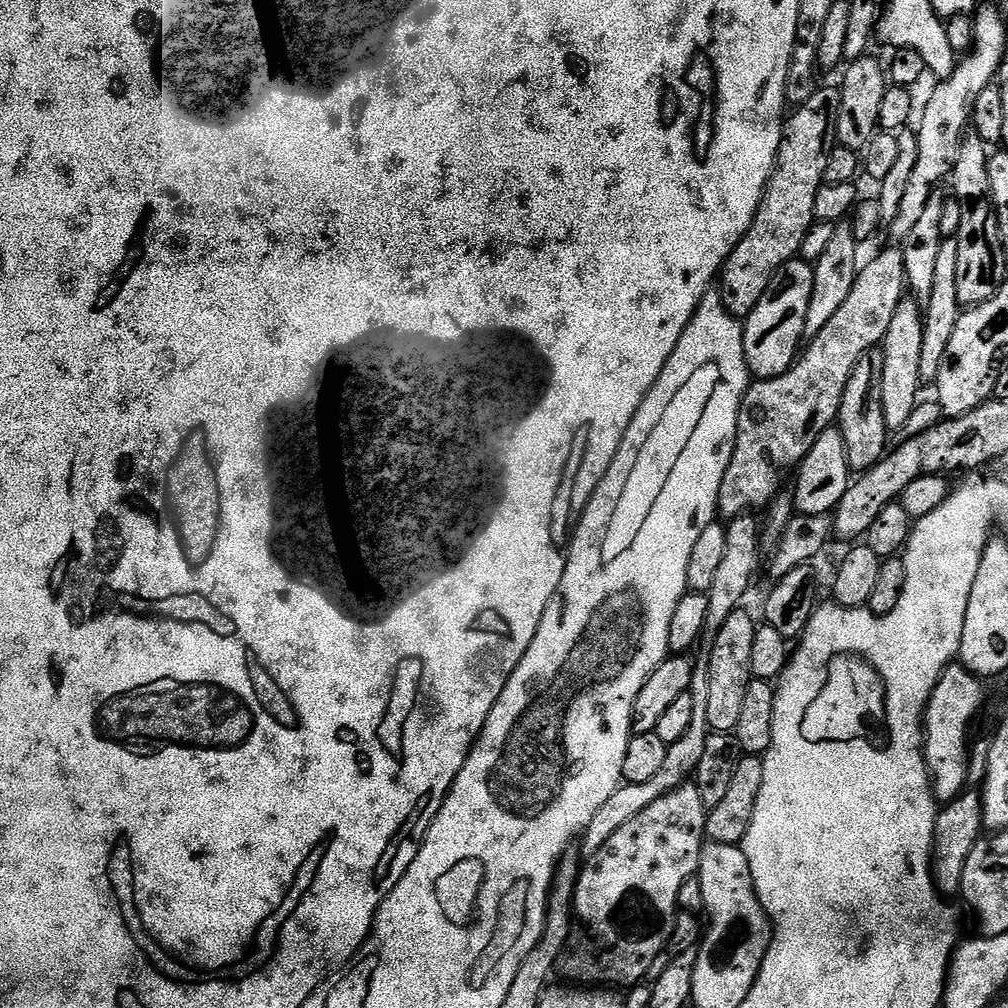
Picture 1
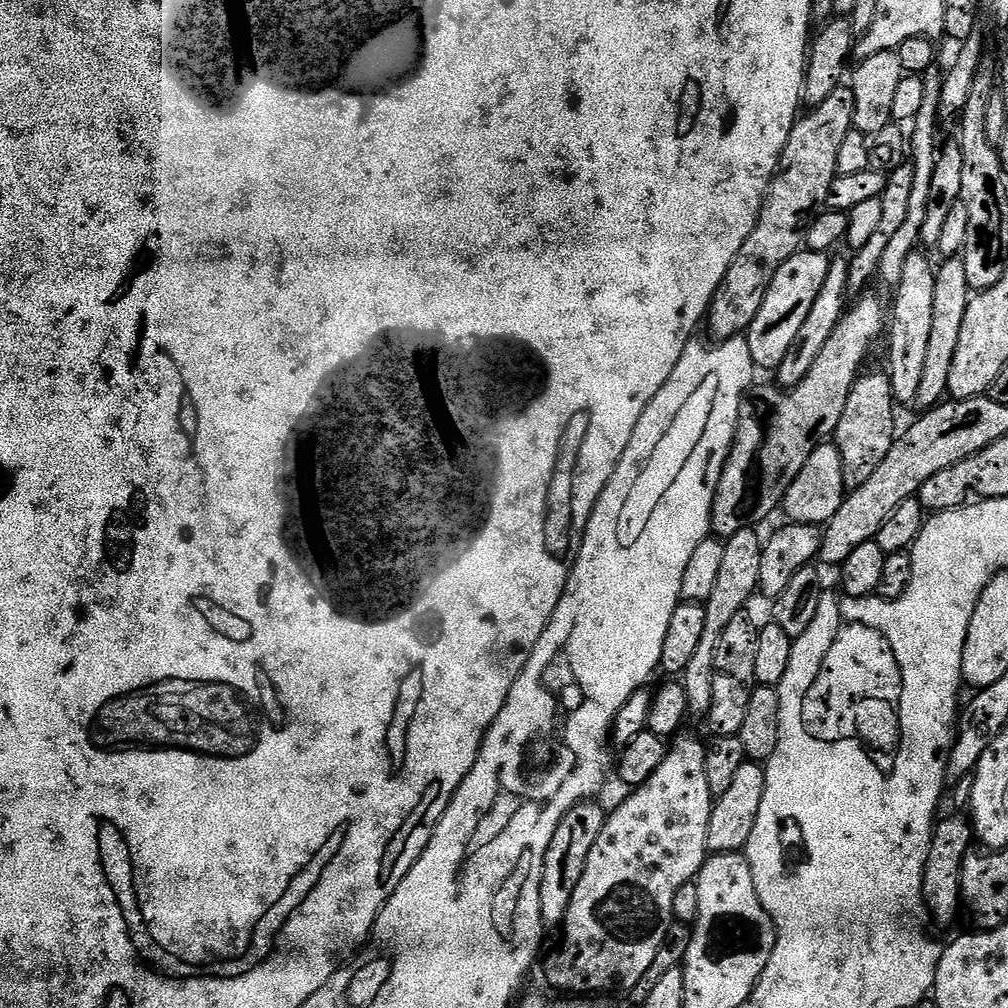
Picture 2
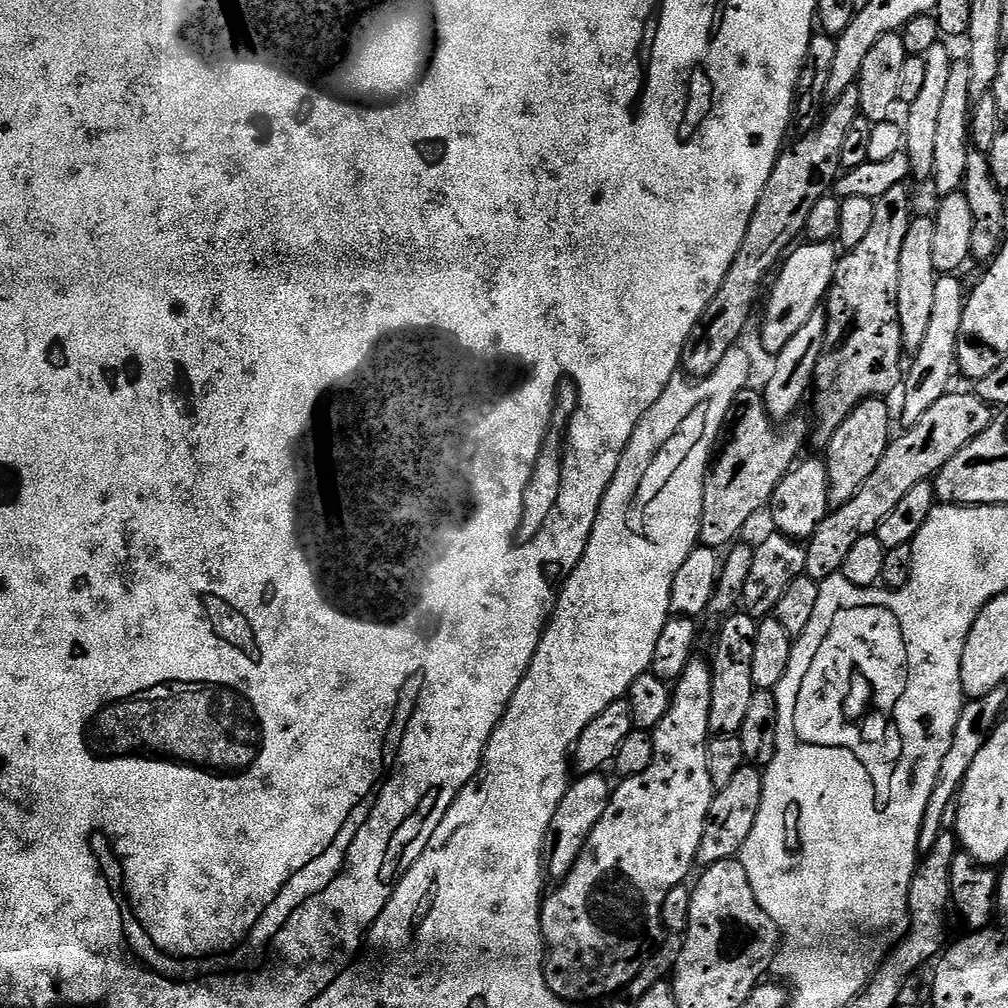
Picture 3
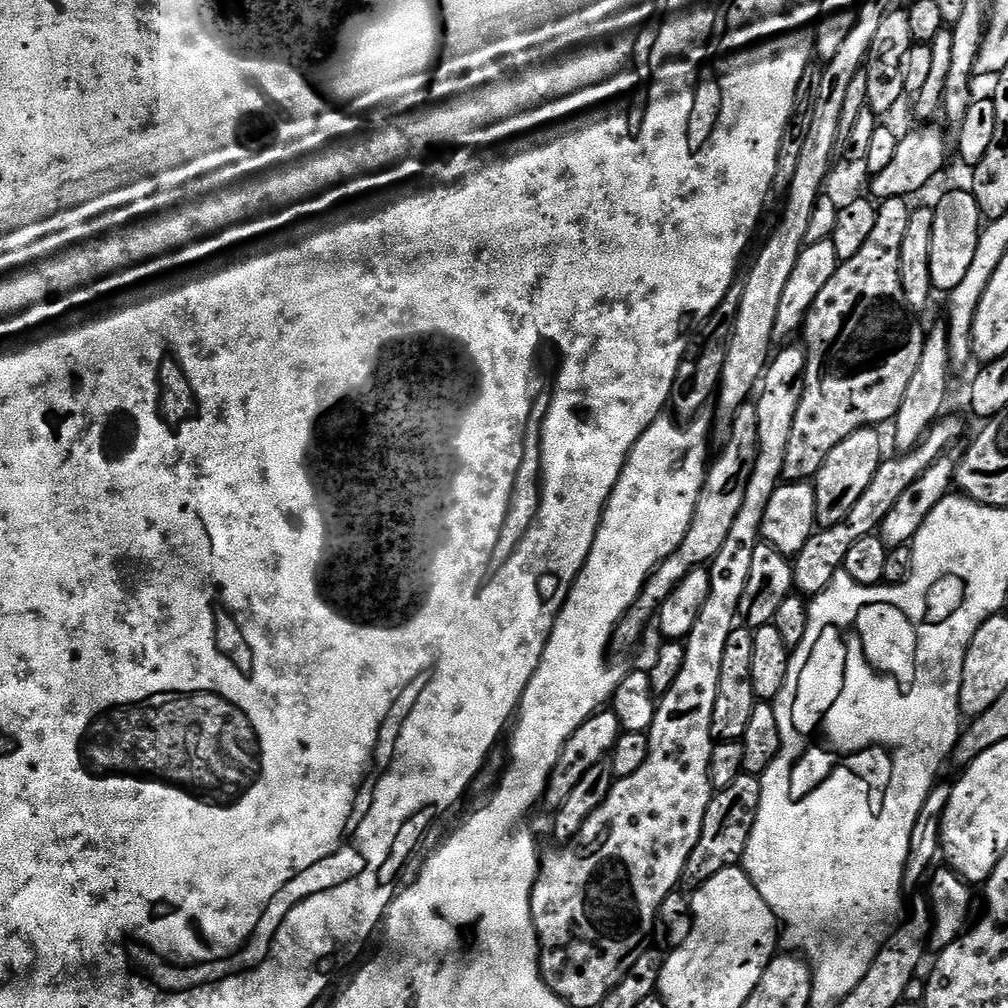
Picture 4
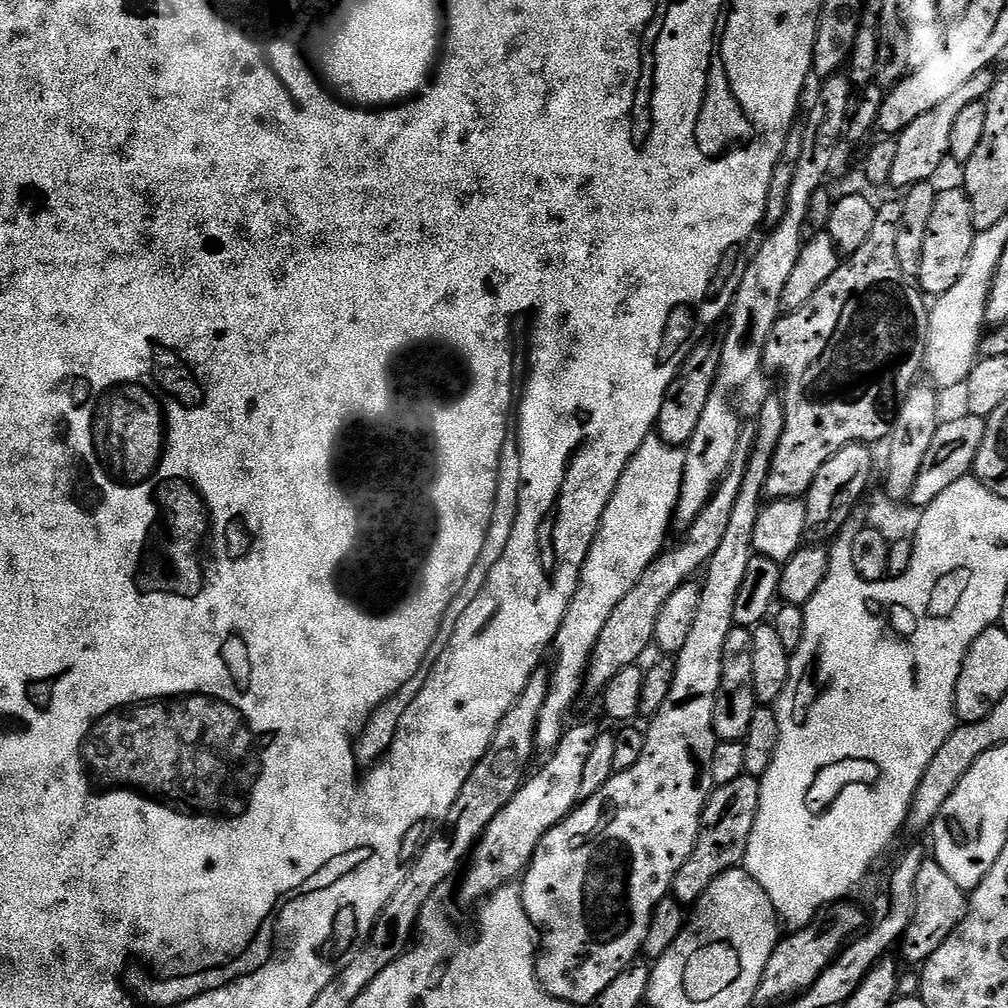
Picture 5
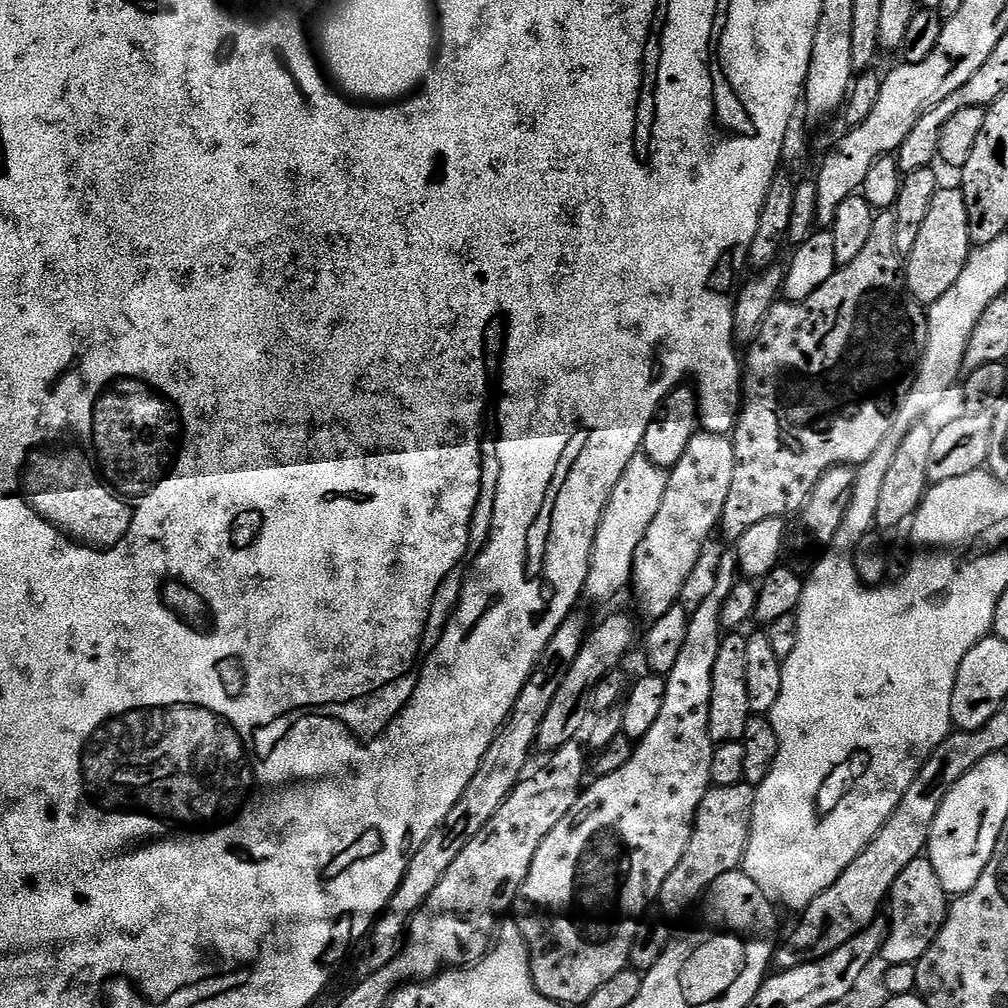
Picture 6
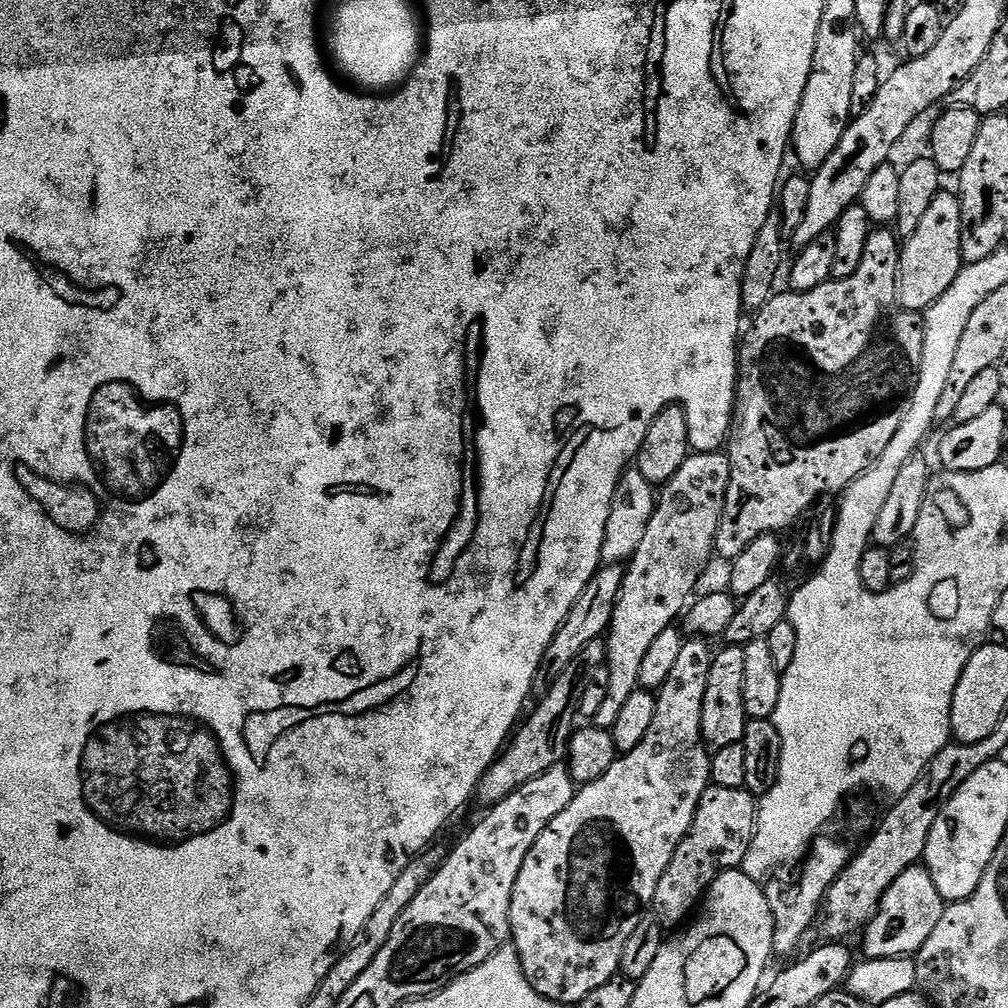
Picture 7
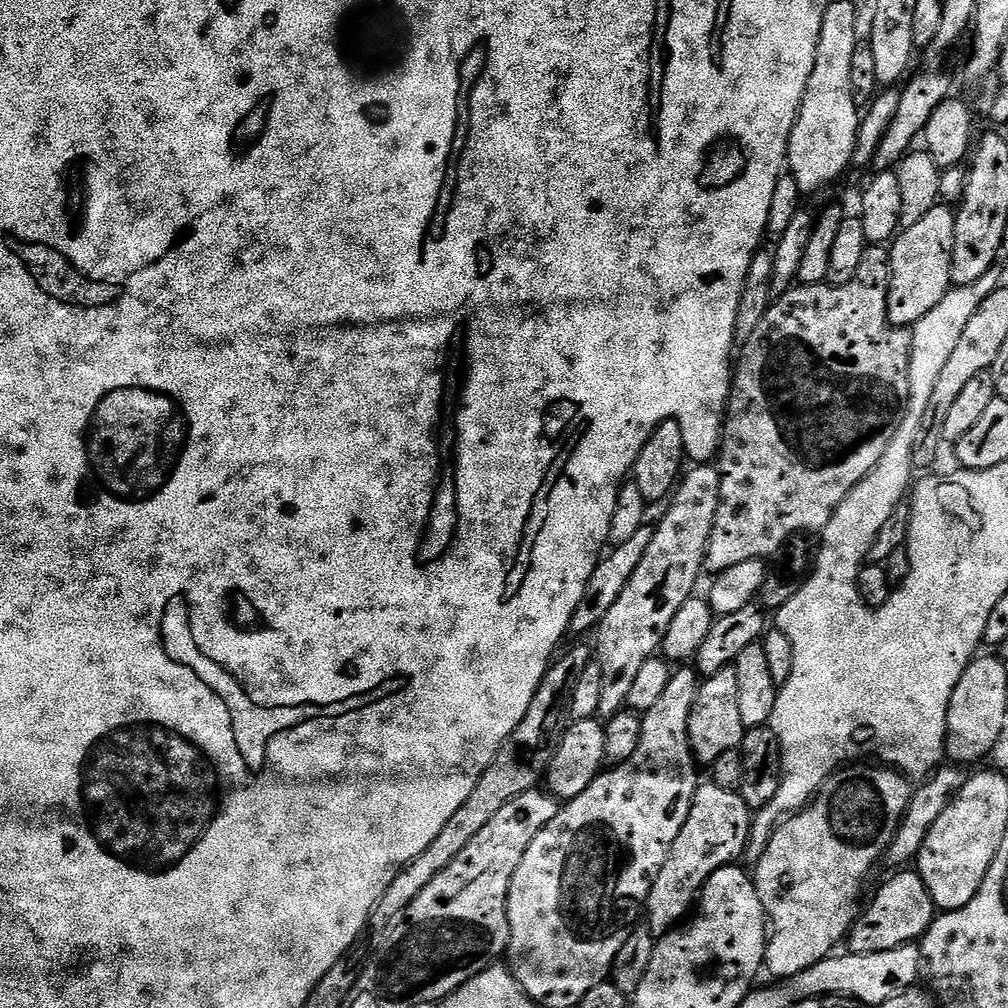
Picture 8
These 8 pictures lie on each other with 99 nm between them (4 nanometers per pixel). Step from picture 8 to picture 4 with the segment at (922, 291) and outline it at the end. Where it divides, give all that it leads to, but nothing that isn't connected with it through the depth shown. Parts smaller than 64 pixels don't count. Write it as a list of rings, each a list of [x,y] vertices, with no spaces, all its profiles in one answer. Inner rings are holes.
[[[967,187],[948,192],[932,208],[934,214],[934,234],[930,238],[930,278],[937,293],[947,294],[954,286],[962,283],[974,253],[978,251],[978,238],[982,227],[980,207],[974,194]]]

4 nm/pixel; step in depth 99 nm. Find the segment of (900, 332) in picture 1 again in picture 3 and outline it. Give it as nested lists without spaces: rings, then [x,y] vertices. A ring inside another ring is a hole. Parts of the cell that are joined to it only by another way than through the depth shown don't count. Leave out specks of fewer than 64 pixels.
[[[917,215],[910,222],[910,230],[906,230],[906,239],[902,242],[902,254],[898,254],[898,322],[902,326],[902,342],[905,353],[914,354],[922,341],[926,339],[926,330],[930,326],[934,307],[934,286],[938,275],[934,266],[934,226],[935,219],[931,215]]]

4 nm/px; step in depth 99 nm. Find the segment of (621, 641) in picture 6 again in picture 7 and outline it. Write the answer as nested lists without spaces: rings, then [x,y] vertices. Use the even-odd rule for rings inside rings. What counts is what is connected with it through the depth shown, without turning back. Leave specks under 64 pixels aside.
[[[598,639],[590,642],[590,646],[586,646],[586,650],[582,650],[582,654],[578,654],[578,658],[574,658],[574,662],[570,662],[570,666],[562,670],[562,674],[558,674],[558,682],[554,682],[554,686],[550,686],[550,690],[537,699],[540,701],[537,702],[536,709],[523,717],[506,747],[482,774],[474,793],[475,803],[484,804],[485,809],[492,808],[526,786],[526,782],[538,778],[538,774],[546,774],[546,770],[565,759],[568,743],[572,741],[573,731],[578,724],[582,694],[590,682],[591,676],[588,675],[592,668],[603,669],[605,664],[606,644],[603,639]]]

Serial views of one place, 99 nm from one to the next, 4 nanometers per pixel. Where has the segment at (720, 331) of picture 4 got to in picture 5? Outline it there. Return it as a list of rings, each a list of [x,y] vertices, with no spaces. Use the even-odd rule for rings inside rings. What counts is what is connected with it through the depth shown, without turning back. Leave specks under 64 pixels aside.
[[[701,339],[688,352],[688,357],[670,382],[658,410],[655,435],[672,448],[684,448],[694,438],[694,429],[702,419],[702,409],[710,399],[710,390],[714,386],[716,371],[720,365],[720,344],[717,341]]]

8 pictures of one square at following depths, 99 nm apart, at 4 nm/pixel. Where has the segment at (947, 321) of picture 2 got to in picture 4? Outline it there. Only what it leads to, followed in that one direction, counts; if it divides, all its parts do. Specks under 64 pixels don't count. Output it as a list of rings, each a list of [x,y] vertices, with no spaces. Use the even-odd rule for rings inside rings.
[[[943,323],[929,327],[922,346],[922,359],[918,361],[914,375],[910,378],[910,386],[906,386],[906,394],[902,398],[902,406],[898,406],[896,411],[896,419],[890,424],[897,453],[908,452],[918,446],[928,429],[941,419],[945,411],[944,403],[948,400],[948,367],[952,364],[952,356],[954,350],[948,345],[947,327]]]

